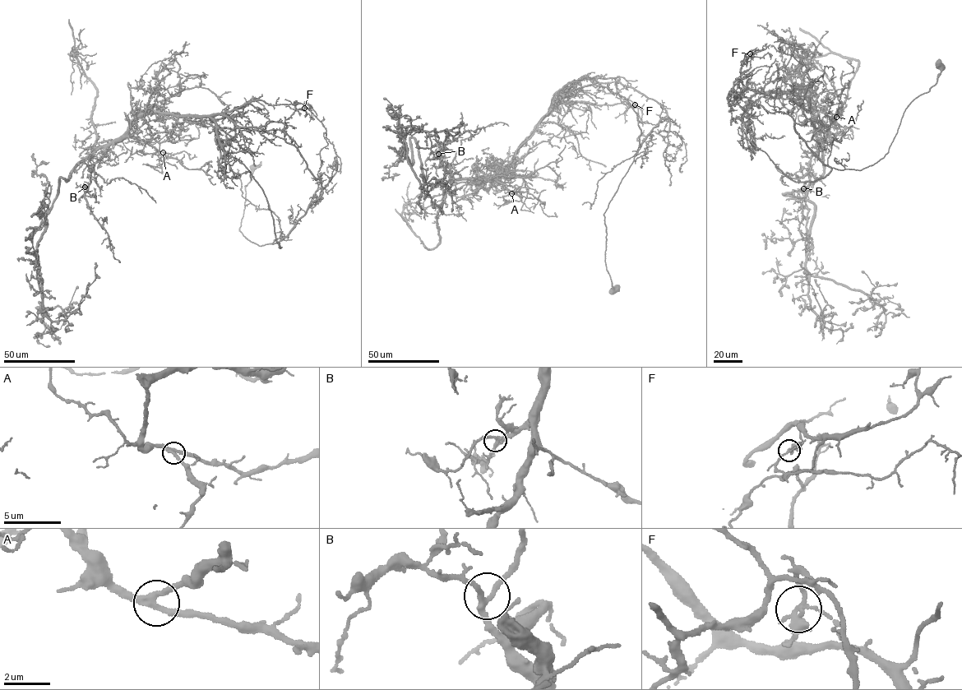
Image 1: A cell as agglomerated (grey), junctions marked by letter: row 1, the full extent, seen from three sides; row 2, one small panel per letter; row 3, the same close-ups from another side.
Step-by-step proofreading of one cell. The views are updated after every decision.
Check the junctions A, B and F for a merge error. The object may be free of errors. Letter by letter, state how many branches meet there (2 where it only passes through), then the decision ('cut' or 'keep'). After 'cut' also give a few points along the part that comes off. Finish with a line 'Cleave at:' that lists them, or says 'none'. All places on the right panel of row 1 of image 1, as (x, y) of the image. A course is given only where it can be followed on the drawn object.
A: 3 | keep
B: 3 | keep
F: 3 | cut | (750, 53), (736, 95), (790, 116), (816, 155), (840, 170), (888, 152), (905, 108), (936, 82), (936, 61)
Cleave at: F

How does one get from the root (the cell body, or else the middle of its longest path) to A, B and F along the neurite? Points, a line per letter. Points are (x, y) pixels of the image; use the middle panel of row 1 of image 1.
A: (612, 291), (603, 214), (640, 147), (626, 98), (594, 84), (557, 94), (508, 164), (472, 179), (511, 193)
B: (612, 291), (603, 214), (640, 147), (626, 98), (594, 84), (557, 94), (492, 175), (453, 178), (438, 154)
F: (612, 291), (603, 213), (642, 141), (659, 122), (669, 118), (658, 102), (617, 81), (622, 103), (635, 104)

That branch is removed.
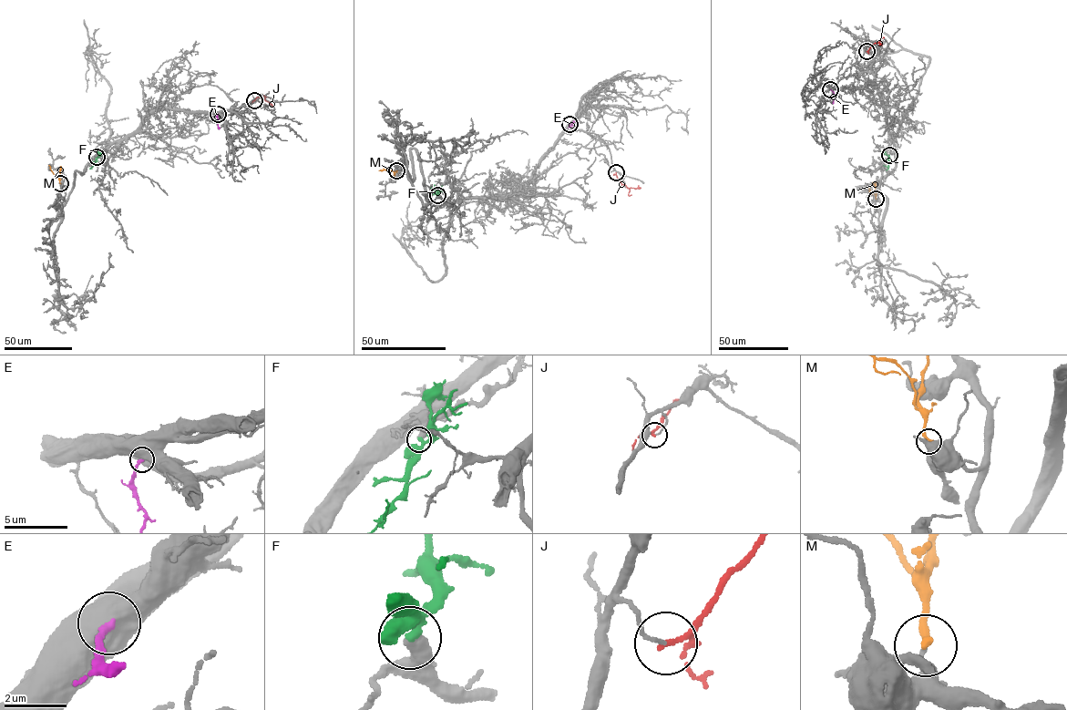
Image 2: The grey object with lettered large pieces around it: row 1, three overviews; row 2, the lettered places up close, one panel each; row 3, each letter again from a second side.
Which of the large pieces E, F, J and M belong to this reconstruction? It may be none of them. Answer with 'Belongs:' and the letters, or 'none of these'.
Belongs: F

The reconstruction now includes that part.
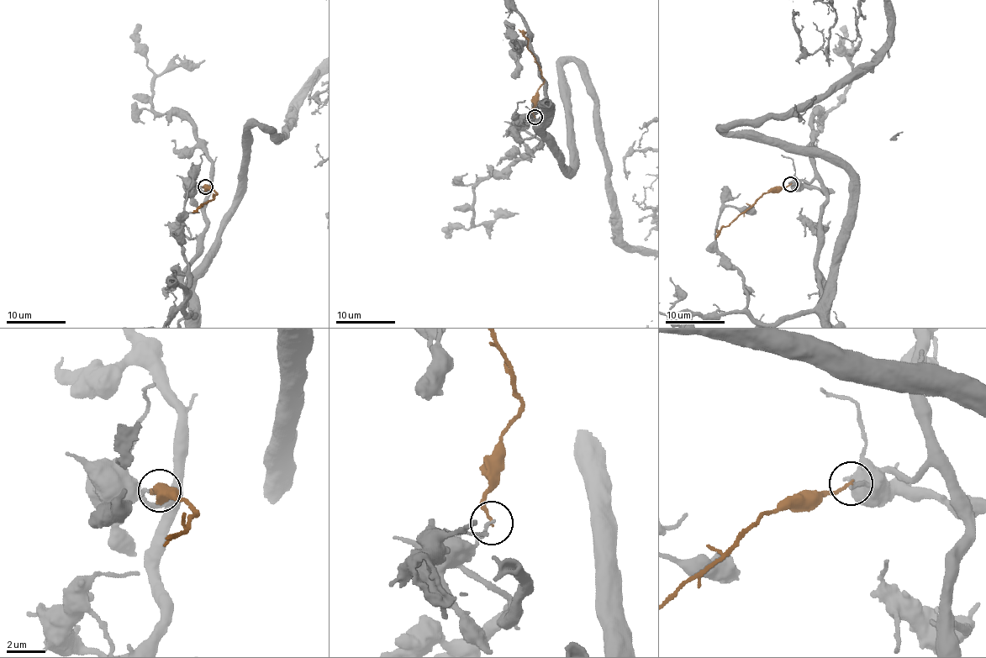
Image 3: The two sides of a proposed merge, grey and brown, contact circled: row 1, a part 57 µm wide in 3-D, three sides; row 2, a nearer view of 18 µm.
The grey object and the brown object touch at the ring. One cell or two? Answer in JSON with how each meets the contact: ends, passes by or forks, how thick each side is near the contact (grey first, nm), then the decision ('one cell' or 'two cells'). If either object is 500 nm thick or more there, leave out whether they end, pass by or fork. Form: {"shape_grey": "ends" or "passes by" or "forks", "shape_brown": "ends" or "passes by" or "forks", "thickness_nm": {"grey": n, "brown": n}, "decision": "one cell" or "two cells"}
{"shape_grey": "ends", "shape_brown": "ends", "thickness_nm": {"grey": 170, "brown": 140}, "decision": "two cells"}

